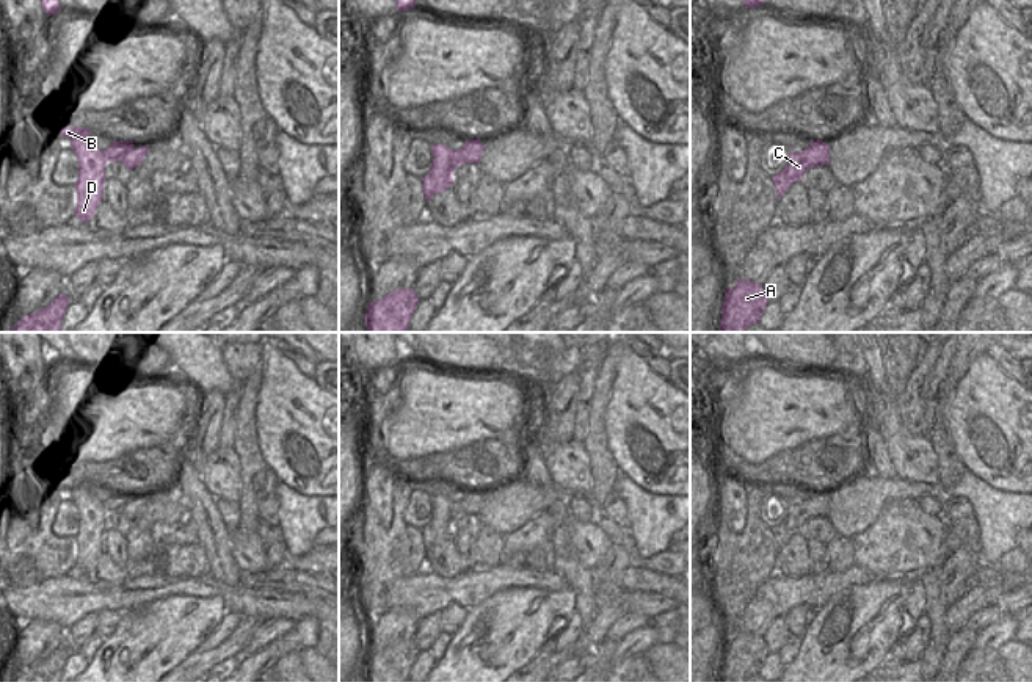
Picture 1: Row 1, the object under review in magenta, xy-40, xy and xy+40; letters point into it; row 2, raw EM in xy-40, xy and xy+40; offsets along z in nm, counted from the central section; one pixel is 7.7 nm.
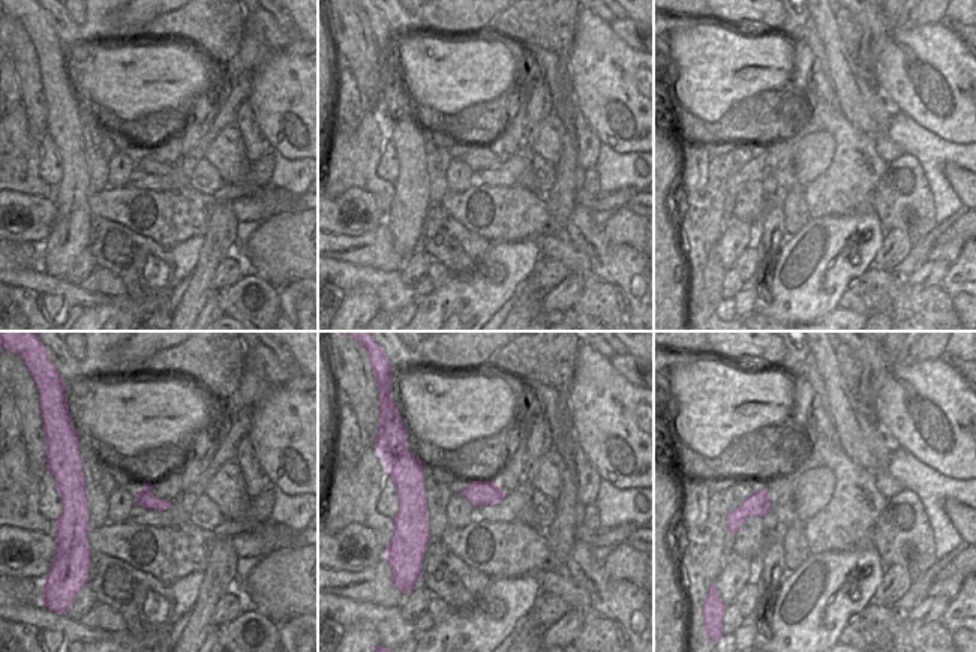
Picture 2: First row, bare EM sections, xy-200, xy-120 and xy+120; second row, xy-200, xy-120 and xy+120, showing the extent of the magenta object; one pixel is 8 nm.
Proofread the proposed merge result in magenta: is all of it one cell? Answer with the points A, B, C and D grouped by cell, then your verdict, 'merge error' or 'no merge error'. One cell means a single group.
groups A C / B D; merge error

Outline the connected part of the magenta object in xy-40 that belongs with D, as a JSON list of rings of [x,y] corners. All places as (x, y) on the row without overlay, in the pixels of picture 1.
[[[63,478],[61,489],[72,492],[72,502],[78,511],[78,530],[75,533],[77,558],[74,566],[88,574],[100,552],[104,550],[105,516],[107,508],[89,489],[91,481],[86,478]]]

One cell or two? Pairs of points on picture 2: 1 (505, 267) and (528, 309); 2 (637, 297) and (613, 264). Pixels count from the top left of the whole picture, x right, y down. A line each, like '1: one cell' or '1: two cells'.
1: two cells
2: one cell

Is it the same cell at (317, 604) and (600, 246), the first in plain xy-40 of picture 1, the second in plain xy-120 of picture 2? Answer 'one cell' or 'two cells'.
one cell

